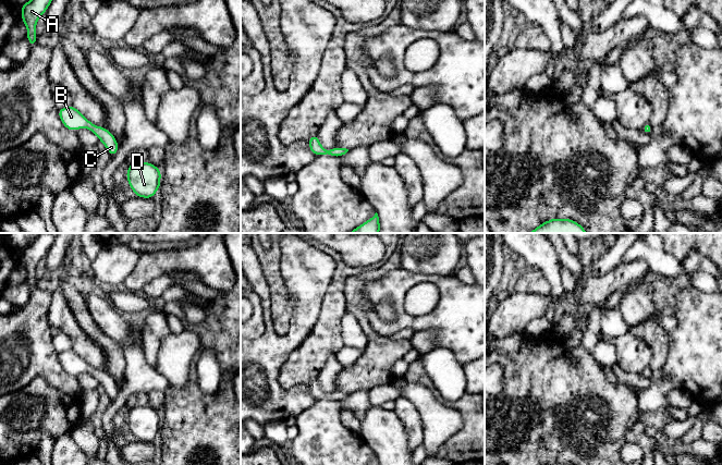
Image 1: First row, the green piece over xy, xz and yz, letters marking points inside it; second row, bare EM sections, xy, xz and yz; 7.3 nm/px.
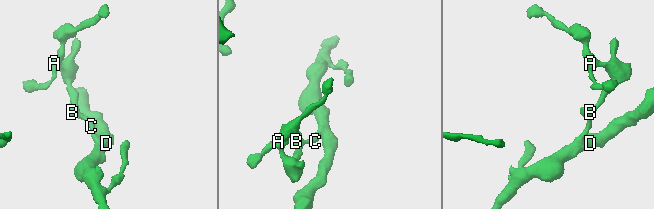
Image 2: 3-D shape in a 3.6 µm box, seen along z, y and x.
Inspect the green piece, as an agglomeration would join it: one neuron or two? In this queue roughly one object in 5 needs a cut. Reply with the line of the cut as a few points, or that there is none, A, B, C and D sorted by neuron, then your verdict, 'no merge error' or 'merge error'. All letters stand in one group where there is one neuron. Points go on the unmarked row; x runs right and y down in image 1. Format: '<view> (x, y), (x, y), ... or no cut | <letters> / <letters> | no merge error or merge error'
no cut | A B C D | no merge error

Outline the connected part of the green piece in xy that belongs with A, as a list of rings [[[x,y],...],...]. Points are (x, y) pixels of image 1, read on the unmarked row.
[[[39,233],[30,245],[24,247],[22,253],[22,265],[27,272],[27,283],[33,291],[37,285],[36,267],[38,262],[46,257],[48,250],[53,244],[54,236],[51,233]]]

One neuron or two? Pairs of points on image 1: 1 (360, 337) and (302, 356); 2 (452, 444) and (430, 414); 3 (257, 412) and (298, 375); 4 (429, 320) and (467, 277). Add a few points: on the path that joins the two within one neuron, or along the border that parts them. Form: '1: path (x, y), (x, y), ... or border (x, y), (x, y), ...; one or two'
1: border (343, 316), (341, 319), (341, 339), (344, 344); two
2: border (462, 416), (462, 426), (442, 444); two
3: border (282, 363), (279, 383), (284, 389), (307, 386); two
4: border (455, 277), (466, 284), (473, 284); two

